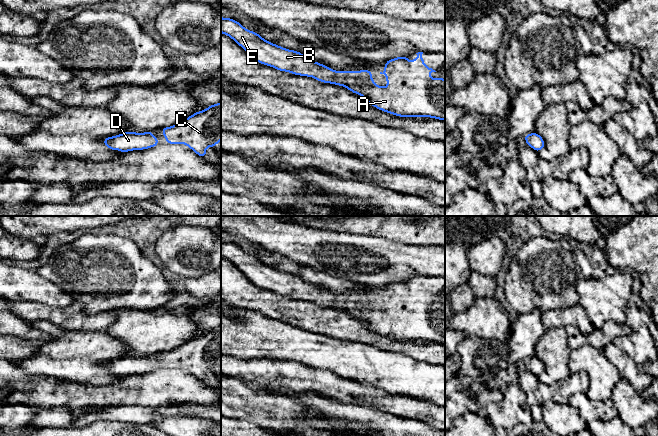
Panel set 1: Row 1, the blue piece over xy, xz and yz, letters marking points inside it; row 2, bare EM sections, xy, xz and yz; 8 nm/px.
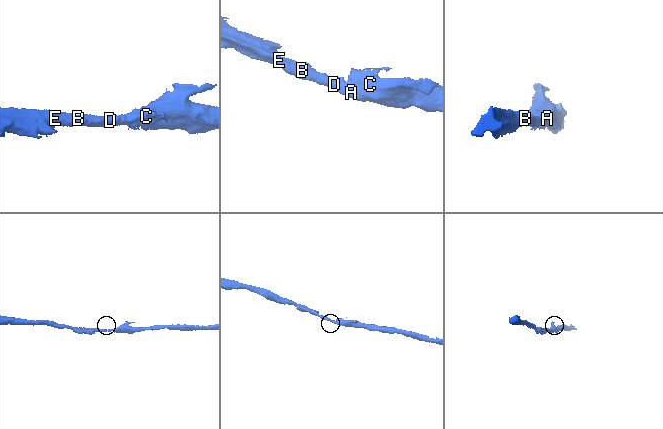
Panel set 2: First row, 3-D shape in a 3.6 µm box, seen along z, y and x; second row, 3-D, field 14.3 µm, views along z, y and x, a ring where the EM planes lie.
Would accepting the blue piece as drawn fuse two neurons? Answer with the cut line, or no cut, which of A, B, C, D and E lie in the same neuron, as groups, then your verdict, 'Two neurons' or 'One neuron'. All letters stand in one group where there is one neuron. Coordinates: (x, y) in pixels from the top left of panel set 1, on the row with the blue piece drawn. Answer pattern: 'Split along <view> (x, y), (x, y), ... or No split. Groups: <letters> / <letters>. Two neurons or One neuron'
No split. Groups: A B C D E. One neuron

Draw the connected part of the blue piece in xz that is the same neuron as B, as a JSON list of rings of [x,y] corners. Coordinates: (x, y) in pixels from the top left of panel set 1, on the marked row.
[[[221,17],[221,33],[231,37],[256,62],[271,66],[280,71],[294,75],[313,77],[324,83],[344,86],[351,92],[364,97],[367,103],[379,110],[399,117],[431,117],[445,120],[445,79],[431,79],[430,73],[436,72],[424,65],[423,52],[418,52],[417,58],[408,62],[407,56],[390,59],[385,62],[385,68],[380,74],[386,75],[388,86],[377,86],[372,79],[371,70],[334,71],[333,69],[310,60],[298,51],[288,50],[266,41],[258,33],[247,30],[238,21]]]

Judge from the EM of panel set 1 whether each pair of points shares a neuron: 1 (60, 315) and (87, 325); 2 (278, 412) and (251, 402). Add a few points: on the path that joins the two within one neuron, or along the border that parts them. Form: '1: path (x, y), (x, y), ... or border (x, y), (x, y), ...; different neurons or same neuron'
1: path (67, 318), (74, 318), (80, 321); same neuron
2: path (271, 411), (264, 409), (258, 403); same neuron

